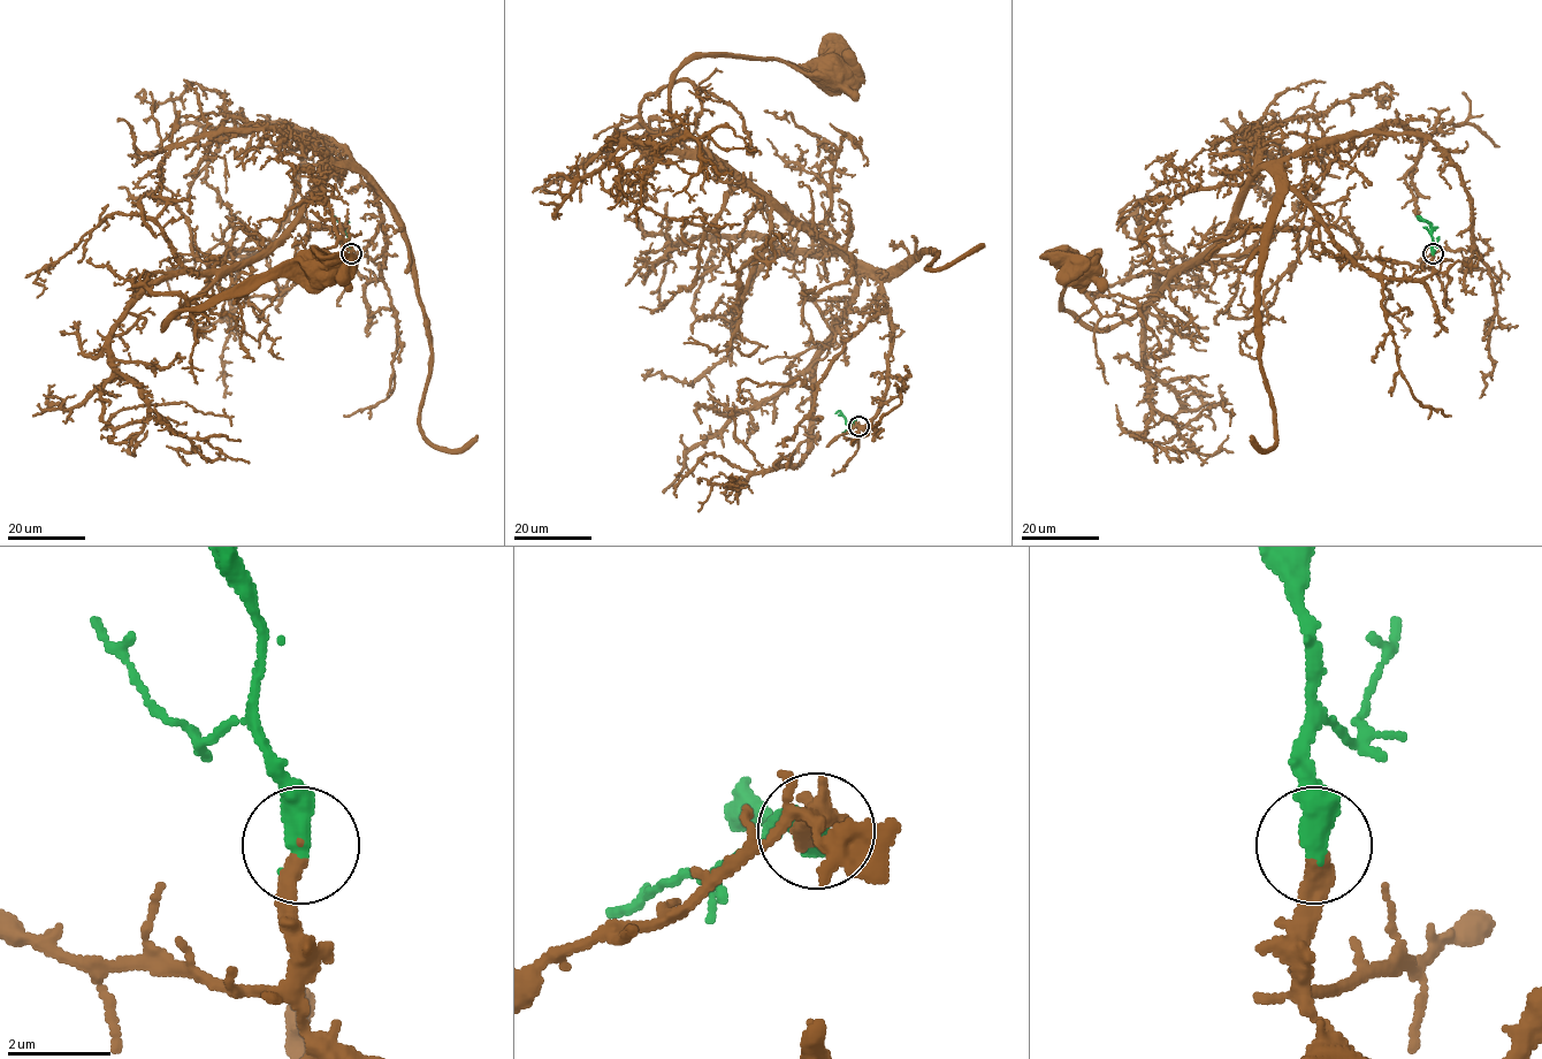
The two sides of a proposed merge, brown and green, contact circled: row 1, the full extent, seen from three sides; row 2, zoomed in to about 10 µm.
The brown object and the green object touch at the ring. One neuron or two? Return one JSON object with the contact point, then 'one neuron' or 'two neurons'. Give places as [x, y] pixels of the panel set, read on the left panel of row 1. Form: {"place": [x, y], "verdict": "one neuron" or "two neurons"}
{"place": [351, 253], "verdict": "one neuron"}

